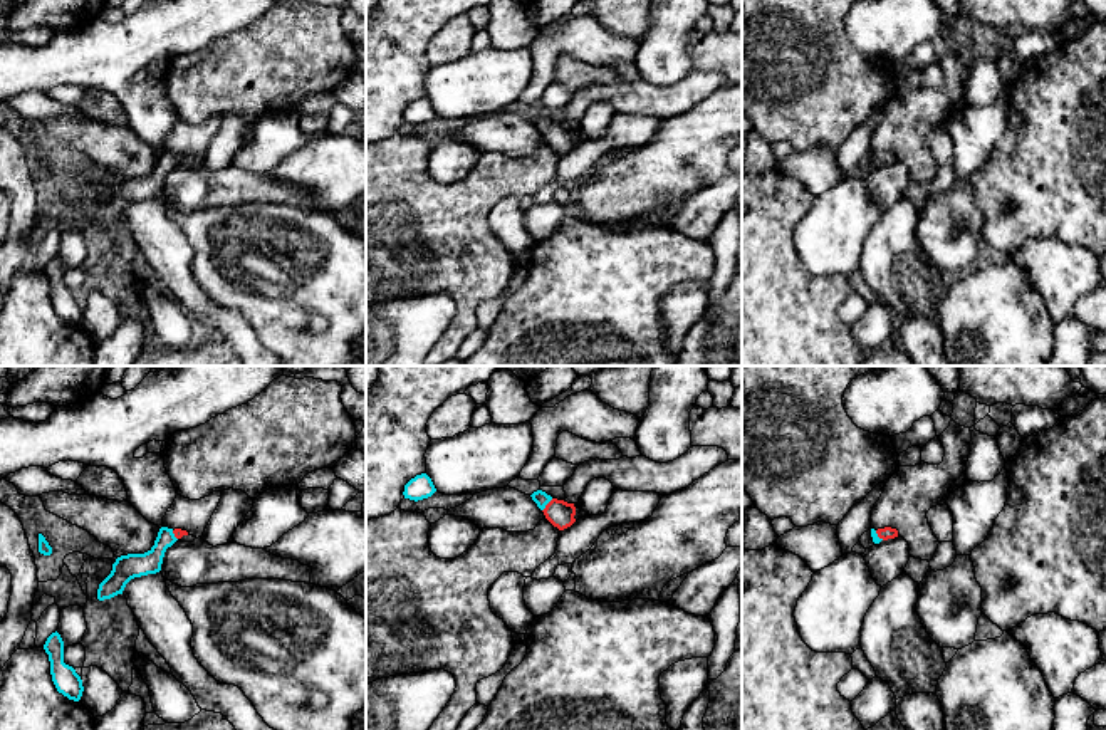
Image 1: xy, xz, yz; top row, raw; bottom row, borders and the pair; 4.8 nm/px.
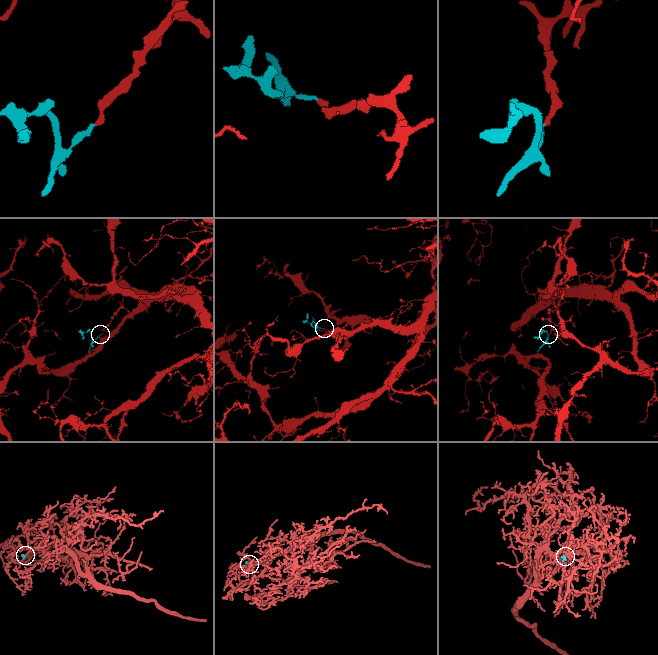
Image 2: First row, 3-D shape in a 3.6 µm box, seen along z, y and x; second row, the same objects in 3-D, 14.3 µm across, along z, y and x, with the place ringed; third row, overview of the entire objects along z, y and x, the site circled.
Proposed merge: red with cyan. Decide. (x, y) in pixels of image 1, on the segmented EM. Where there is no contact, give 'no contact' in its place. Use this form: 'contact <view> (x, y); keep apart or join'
contact xz (546, 505); join

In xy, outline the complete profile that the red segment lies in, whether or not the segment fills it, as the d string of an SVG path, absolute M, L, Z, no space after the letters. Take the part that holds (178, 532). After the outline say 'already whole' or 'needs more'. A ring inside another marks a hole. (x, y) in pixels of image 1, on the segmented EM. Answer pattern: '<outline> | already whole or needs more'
M161 527L154 545L148 552L117 557L111 574L99 584L97 599L104 601L123 594L131 579L159 572L166 549L183 535L188 535L188 532Z | needs more

